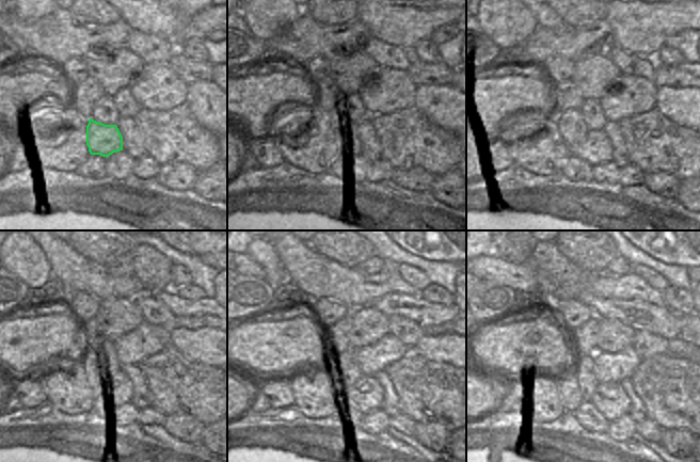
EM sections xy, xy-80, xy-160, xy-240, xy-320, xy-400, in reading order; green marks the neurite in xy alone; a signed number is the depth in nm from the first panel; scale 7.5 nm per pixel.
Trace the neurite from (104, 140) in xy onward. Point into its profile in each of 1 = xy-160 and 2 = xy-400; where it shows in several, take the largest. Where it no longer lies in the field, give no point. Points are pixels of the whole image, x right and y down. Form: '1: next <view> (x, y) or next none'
1: next xy-160 (595, 147)
2: next xy-400 (610, 399)

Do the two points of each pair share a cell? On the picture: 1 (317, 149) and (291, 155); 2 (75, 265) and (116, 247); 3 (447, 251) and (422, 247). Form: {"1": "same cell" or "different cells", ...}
{"1": "same cell", "2": "different cells", "3": "same cell"}

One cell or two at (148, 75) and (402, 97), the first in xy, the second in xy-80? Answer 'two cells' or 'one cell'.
one cell

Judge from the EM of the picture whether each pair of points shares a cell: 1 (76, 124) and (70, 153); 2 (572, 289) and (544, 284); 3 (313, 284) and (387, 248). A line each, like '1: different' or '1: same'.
1: same
2: same
3: different

